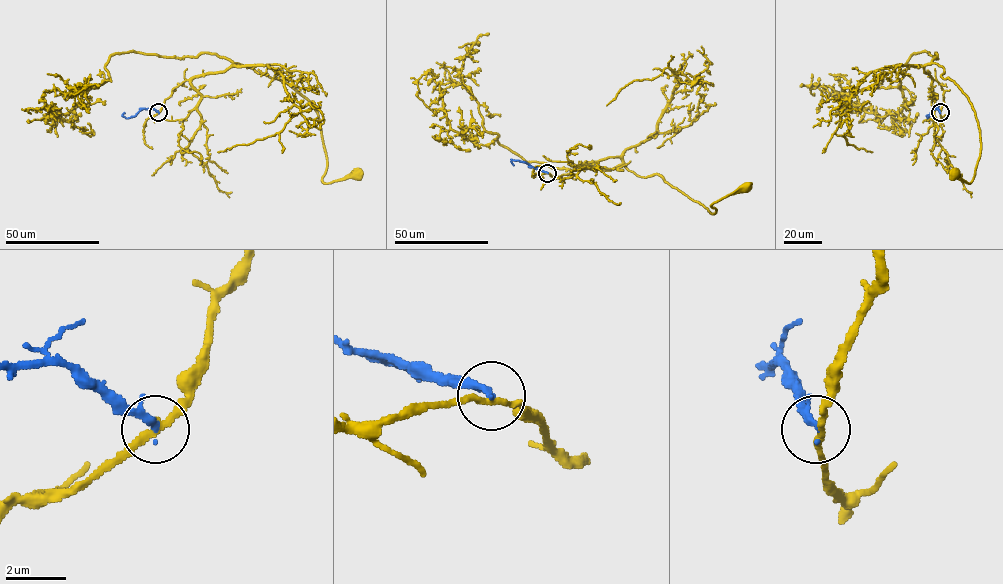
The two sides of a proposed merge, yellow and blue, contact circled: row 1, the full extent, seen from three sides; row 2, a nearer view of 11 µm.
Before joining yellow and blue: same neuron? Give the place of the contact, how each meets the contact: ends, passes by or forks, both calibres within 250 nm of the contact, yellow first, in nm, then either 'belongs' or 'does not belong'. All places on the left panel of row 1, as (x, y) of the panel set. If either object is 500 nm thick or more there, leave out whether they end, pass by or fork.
(158, 112) | yellow passes by | blue passes by | 200/170 nm | does not belong

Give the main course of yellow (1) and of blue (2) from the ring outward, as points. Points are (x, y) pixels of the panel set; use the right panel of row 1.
1: (940, 112), (943, 90), (927, 64), (943, 68), (978, 123), (973, 179), (954, 175)
2: (940, 112), (937, 108), (933, 109), (927, 118), (932, 112)

